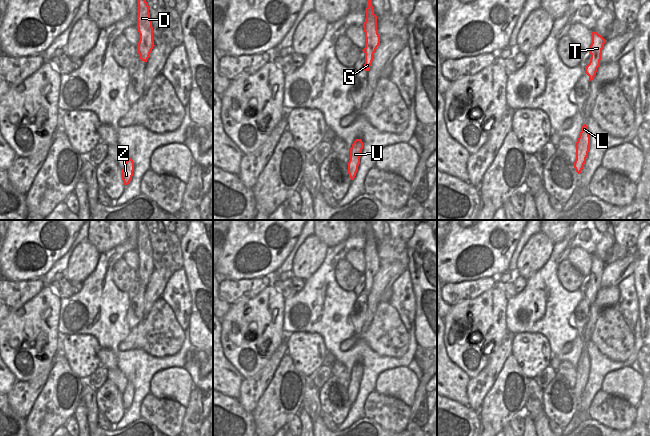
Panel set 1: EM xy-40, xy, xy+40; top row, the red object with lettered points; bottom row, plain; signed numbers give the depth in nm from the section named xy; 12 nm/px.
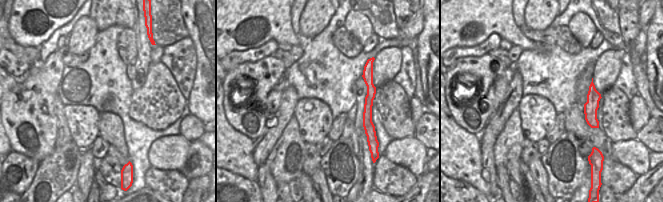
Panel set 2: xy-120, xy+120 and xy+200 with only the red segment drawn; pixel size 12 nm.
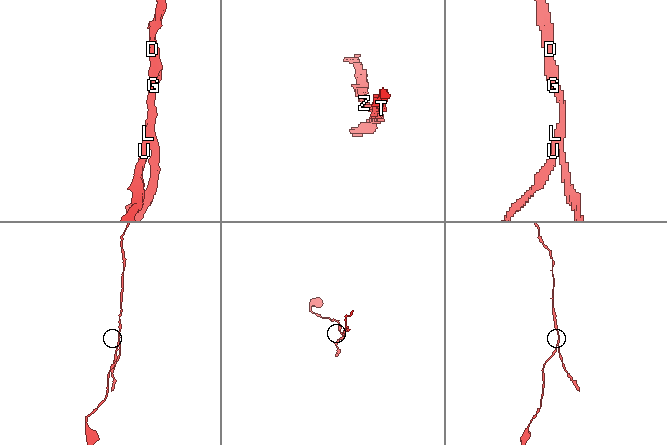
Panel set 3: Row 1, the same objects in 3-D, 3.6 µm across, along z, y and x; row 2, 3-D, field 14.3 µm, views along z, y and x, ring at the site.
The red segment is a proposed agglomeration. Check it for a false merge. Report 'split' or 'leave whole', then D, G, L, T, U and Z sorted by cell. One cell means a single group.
split; groups D G L T / U Z

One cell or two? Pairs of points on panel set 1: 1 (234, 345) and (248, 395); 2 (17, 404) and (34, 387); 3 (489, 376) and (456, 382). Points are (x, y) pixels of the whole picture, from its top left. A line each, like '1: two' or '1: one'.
1: two
2: one
3: two

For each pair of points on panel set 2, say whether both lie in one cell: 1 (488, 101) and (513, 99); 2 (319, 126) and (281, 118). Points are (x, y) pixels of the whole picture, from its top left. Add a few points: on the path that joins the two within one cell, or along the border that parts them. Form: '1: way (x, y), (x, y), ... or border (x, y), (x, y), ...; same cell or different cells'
1: border (500, 104), (497, 111), (486, 124); different cells
2: border (299, 100), (292, 115); different cells

